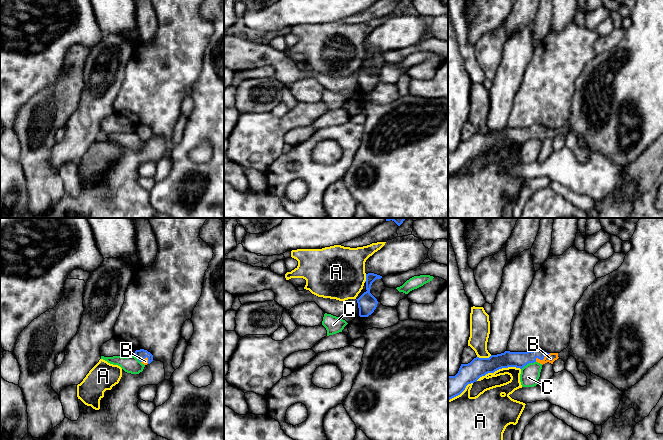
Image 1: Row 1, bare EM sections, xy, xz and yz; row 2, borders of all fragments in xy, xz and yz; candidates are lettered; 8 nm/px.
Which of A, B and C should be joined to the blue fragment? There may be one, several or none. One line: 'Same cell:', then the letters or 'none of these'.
Same cell: B

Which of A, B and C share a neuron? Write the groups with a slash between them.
A / B / C

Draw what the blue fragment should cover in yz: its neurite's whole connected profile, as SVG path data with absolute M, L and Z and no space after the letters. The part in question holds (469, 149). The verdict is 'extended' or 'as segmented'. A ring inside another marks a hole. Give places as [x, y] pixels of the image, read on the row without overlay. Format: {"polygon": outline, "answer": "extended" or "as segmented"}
{"polygon": "M637 0L636 6L631 13L630 18L632 21L631 26L626 30L622 41L612 49L604 53L597 54L590 62L588 62L581 75L577 78L575 82L575 89L571 98L570 120L566 125L560 129L547 129L542 125L534 125L533 127L527 128L505 127L501 130L491 131L489 134L476 133L468 140L461 140L459 147L455 152L448 152L448 176L460 171L468 160L474 159L480 153L485 152L488 149L494 149L499 145L508 143L522 145L527 140L534 138L538 138L542 141L547 138L553 140L553 138L558 134L562 135L566 139L570 132L573 132L577 139L583 138L591 149L609 157L623 169L638 159L648 148L648 146L663 134L663 0Z", "answer": "extended"}

